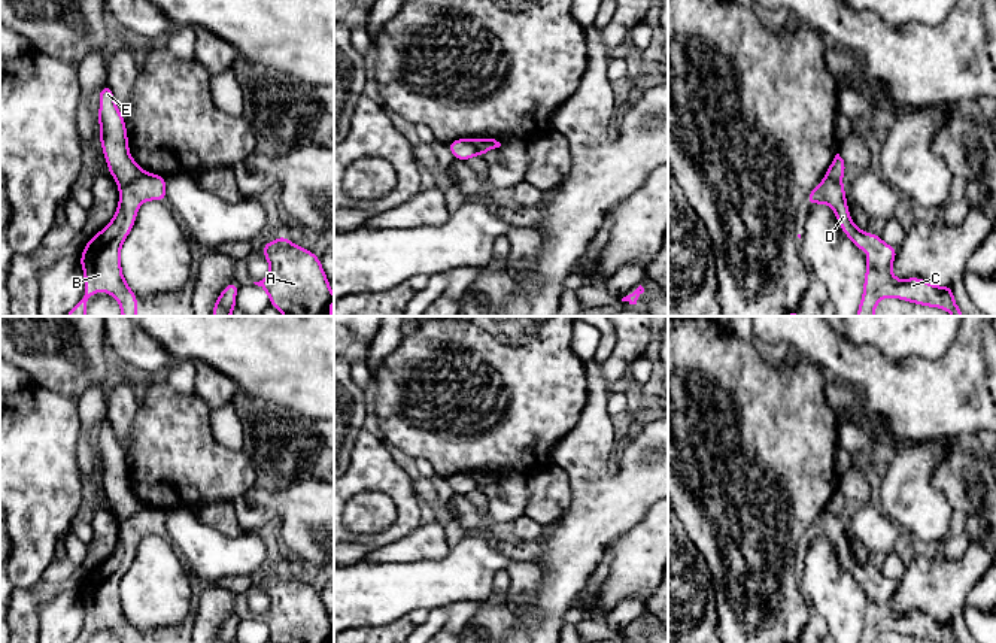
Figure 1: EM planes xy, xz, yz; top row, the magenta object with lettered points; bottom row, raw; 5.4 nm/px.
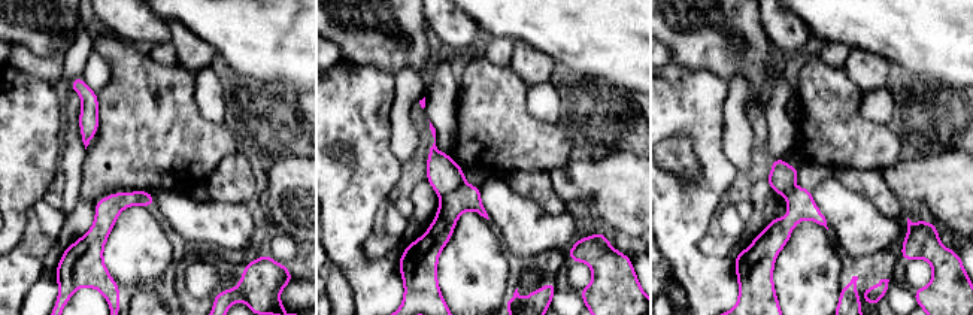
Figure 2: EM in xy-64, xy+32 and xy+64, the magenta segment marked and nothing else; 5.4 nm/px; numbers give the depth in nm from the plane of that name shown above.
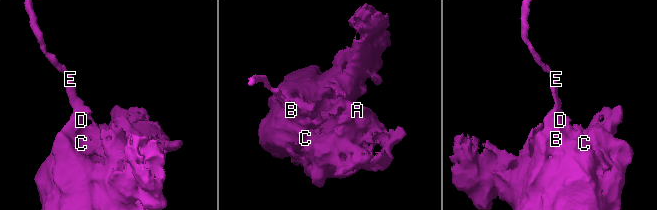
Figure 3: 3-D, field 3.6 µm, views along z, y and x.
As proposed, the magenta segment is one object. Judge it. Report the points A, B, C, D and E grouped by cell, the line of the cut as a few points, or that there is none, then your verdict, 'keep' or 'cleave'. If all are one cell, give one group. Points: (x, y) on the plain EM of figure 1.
groups A B C D / E; cut xy (145, 507), (120, 521); cleave

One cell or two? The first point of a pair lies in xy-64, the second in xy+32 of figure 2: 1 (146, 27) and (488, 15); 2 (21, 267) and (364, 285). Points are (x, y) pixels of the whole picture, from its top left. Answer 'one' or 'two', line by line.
1: two
2: two

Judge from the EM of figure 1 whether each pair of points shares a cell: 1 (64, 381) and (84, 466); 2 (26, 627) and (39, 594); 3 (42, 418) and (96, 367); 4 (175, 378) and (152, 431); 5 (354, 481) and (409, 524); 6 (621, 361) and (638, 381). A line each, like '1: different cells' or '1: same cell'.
1: different cells
2: same cell
3: different cells
4: different cells
5: same cell
6: different cells

